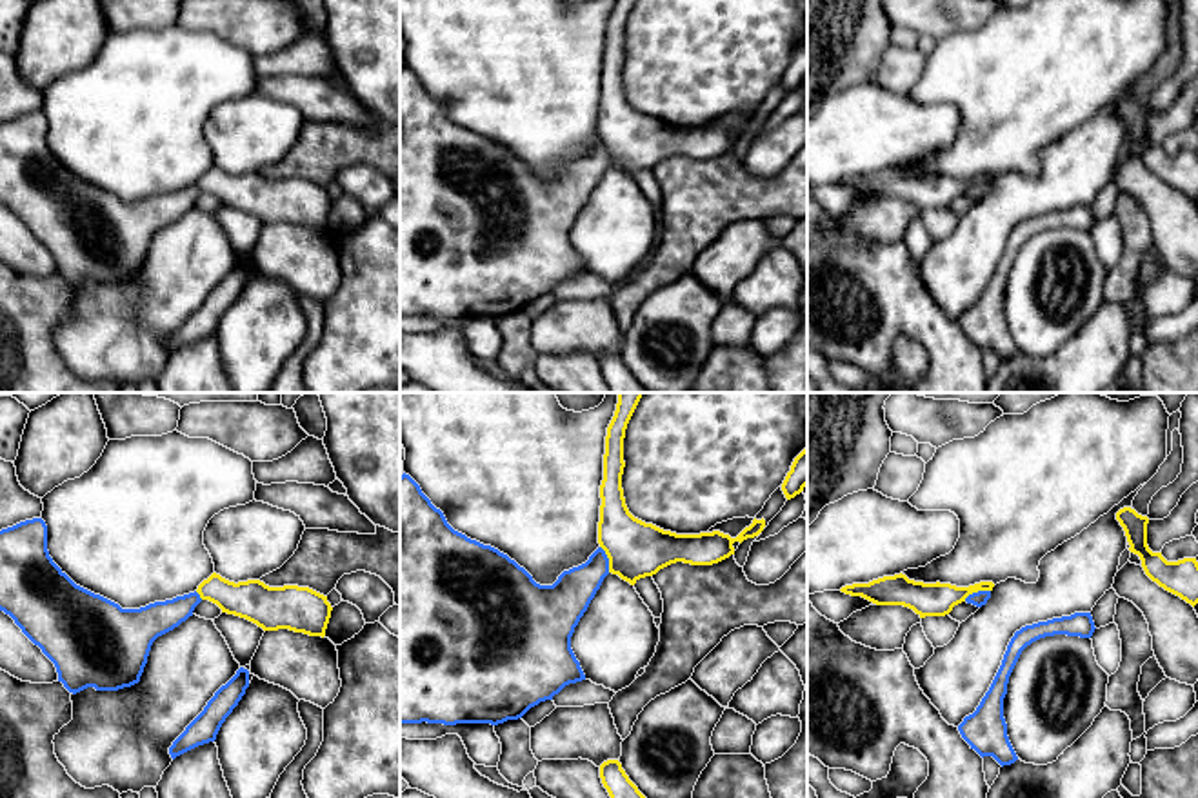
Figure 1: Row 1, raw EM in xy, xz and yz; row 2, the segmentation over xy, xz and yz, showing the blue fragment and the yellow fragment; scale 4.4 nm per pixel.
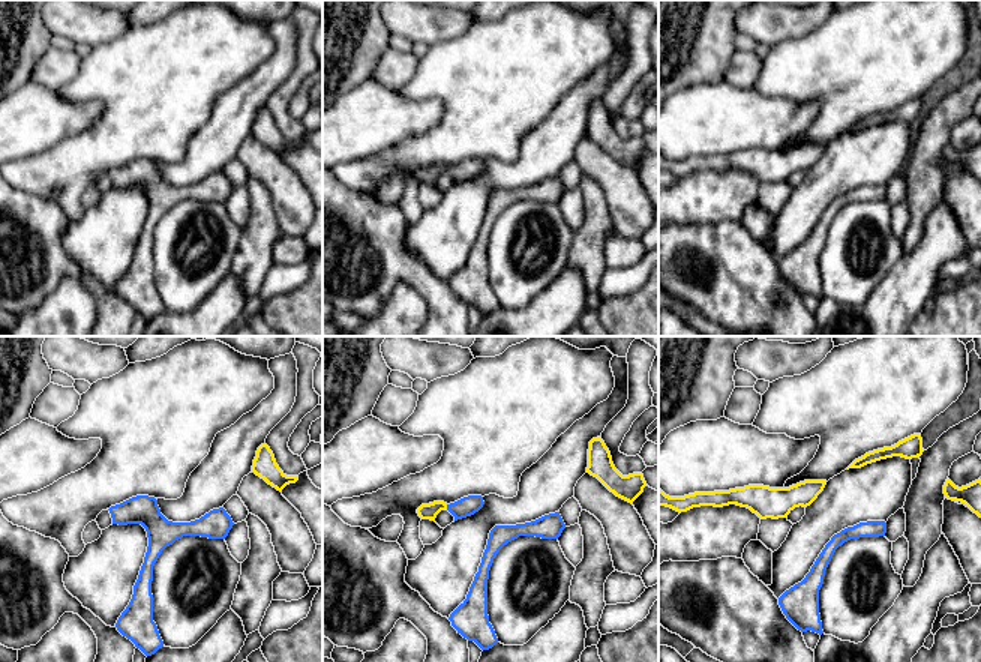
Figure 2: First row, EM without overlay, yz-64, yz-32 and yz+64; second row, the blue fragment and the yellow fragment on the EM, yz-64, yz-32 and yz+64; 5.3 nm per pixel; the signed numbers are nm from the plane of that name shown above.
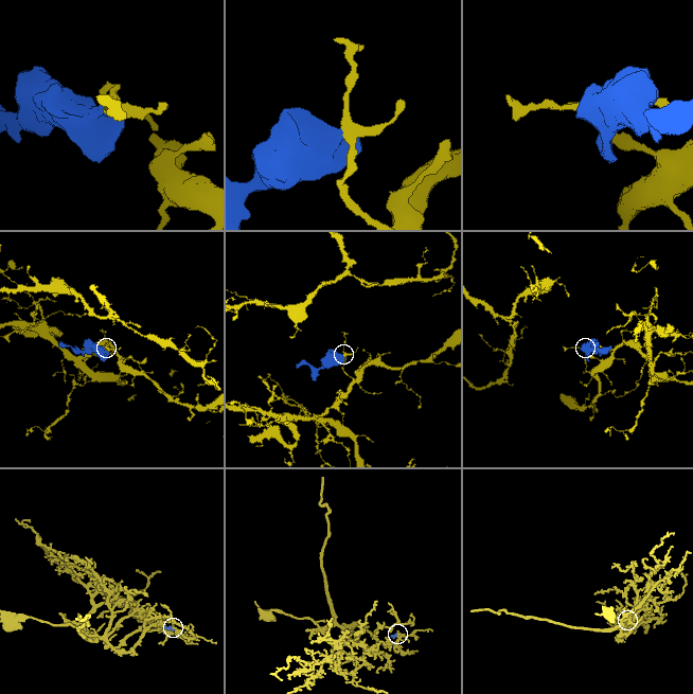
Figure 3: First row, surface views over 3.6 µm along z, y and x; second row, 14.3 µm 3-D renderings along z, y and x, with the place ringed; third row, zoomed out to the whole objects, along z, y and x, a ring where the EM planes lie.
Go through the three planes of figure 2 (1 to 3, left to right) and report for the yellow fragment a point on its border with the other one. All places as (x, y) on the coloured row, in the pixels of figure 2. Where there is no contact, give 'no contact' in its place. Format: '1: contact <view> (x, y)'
1: no contact
2: contact yz-32 (447, 506)
3: no contact

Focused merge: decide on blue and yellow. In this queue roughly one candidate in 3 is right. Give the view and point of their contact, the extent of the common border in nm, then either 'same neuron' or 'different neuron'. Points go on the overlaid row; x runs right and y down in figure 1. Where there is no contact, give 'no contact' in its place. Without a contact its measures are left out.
yz (978, 591) | 130 nm | different neuron

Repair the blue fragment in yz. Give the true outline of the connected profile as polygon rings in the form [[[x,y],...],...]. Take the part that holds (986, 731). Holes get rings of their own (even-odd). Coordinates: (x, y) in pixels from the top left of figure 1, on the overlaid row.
[[[1074,613],[1071,616],[1025,625],[1016,631],[989,691],[976,711],[965,716],[958,725],[962,738],[971,745],[971,749],[974,749],[982,758],[993,756],[1002,767],[1014,763],[1018,756],[1007,736],[1003,698],[1007,694],[1009,676],[1022,651],[1033,642],[1054,634],[1091,638],[1094,629],[1091,613]]]

